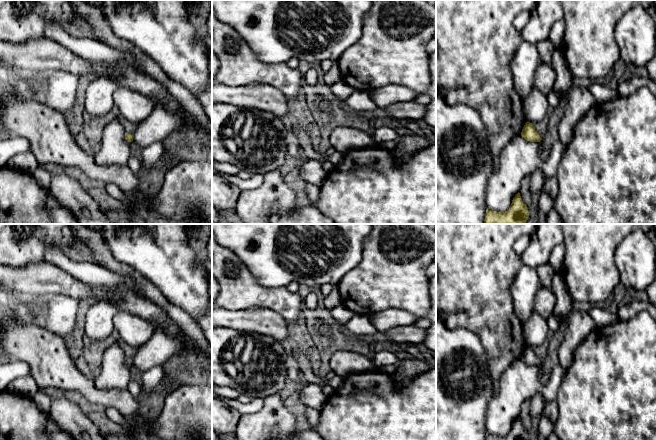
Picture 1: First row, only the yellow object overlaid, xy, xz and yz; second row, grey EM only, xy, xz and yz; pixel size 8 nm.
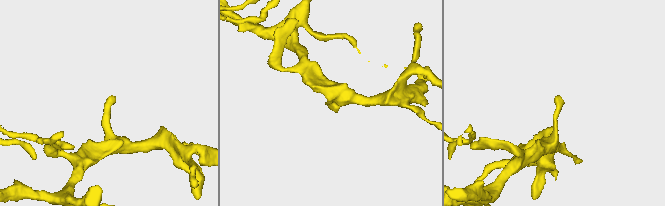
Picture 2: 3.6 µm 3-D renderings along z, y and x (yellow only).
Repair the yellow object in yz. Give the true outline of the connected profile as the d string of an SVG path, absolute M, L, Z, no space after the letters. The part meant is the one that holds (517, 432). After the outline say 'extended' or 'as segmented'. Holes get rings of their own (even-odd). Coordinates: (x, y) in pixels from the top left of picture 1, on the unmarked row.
M518 416L512 424L509 433L505 436L486 434L485 440L529 440L528 431L523 427Z; as segmented

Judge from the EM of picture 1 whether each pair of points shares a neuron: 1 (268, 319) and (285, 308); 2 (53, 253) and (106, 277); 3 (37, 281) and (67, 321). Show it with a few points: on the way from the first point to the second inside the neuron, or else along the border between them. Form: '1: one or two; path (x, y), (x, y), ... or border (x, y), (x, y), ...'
1: two; border (255, 307), (271, 308), (282, 317), (287, 325)
2: one; path (66, 264), (93, 274)
3: two; border (26, 297), (38, 301), (55, 295), (74, 297)

